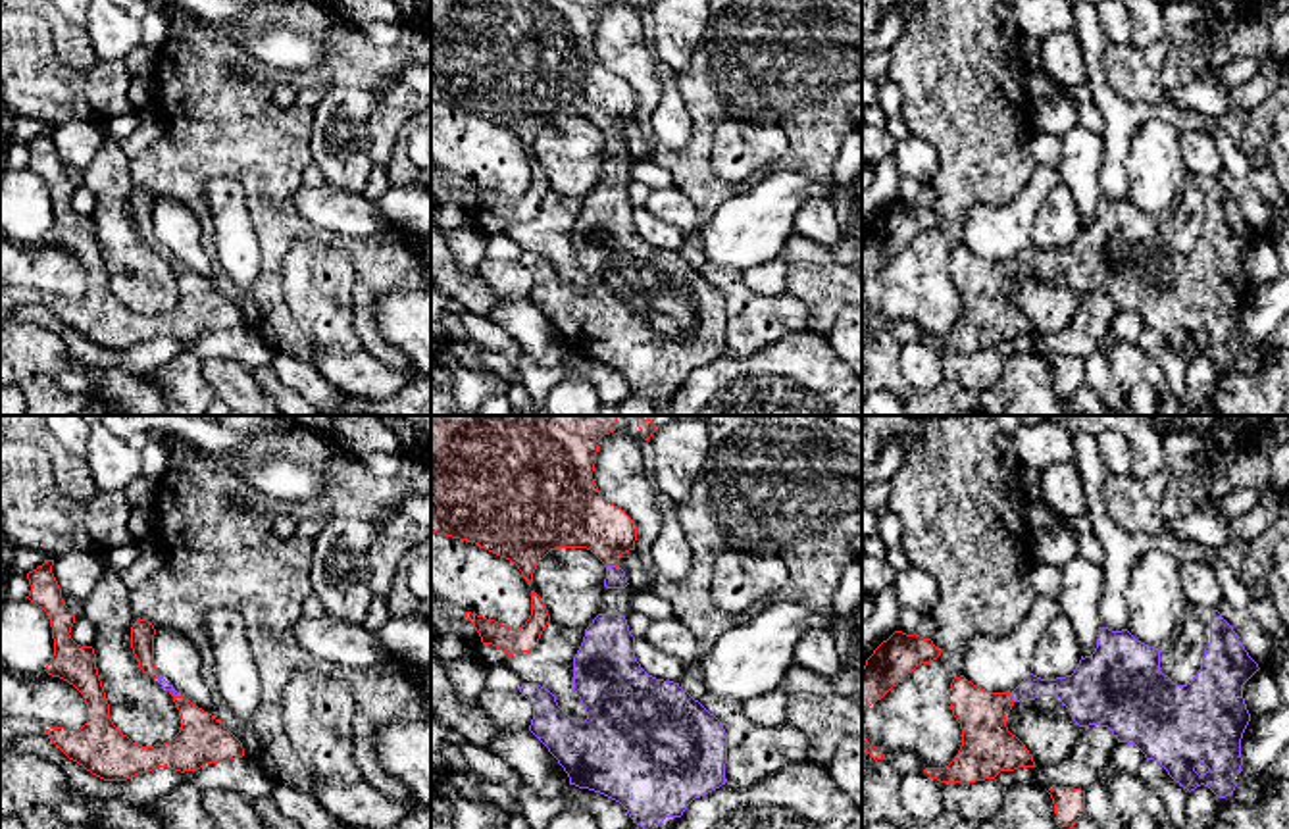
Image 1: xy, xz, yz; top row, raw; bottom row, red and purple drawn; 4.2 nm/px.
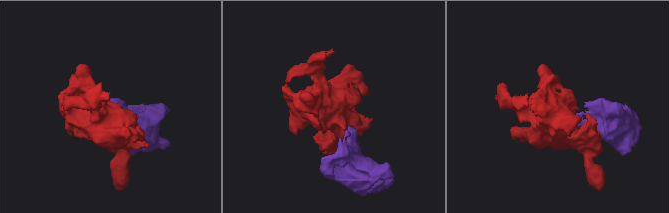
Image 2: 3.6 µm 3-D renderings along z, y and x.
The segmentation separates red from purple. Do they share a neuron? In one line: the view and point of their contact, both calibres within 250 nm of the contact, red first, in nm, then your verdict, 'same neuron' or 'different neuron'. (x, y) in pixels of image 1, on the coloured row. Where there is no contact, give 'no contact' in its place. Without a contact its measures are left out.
xz (612, 564) | 280/80 nm | same neuron

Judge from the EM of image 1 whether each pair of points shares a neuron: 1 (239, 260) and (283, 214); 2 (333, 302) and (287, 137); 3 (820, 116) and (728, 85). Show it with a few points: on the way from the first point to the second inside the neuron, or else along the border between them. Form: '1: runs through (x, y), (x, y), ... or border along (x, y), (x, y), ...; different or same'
1: border along (247, 197), (260, 249), (260, 272), (249, 285); different
2: border along (351, 258), (333, 243), (297, 239), (281, 268); different
3: runs through (797, 93), (789, 85), (751, 85); same

